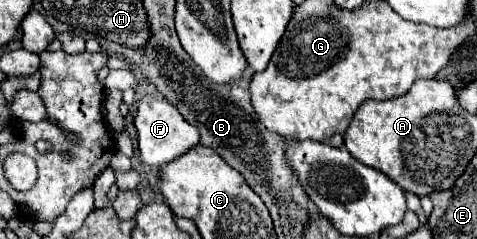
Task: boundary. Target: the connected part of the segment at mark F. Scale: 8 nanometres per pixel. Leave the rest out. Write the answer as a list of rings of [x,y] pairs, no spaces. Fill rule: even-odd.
[[[142,96],[136,106],[138,106],[138,110],[136,110],[134,126],[138,132],[140,156],[146,164],[164,166],[200,142],[198,130],[192,124],[188,124],[184,120],[184,116],[168,100],[156,98],[156,96]]]

